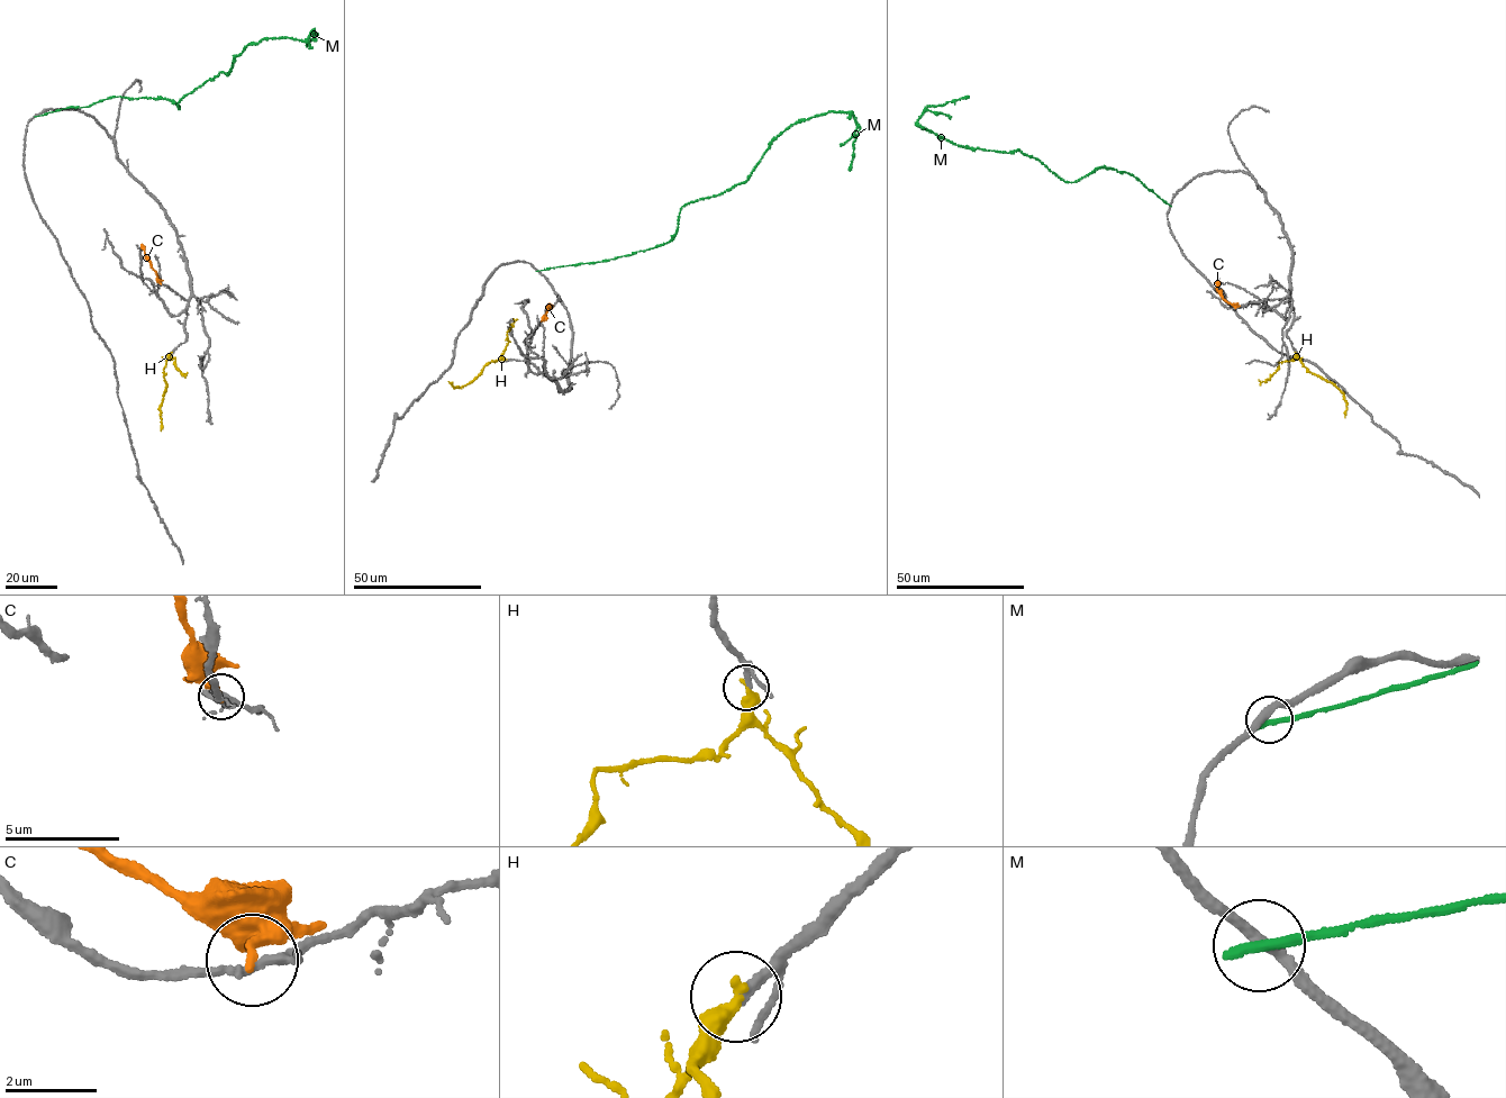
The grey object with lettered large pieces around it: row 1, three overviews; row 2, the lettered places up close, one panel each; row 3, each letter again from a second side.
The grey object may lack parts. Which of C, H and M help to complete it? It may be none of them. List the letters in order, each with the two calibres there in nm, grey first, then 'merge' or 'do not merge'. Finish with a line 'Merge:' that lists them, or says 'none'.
C: calibres 170 and 200 nm; do not merge
H: calibres 160 and 440 nm; merge
M: calibres 280 and 280 nm; do not merge
Merge: H

